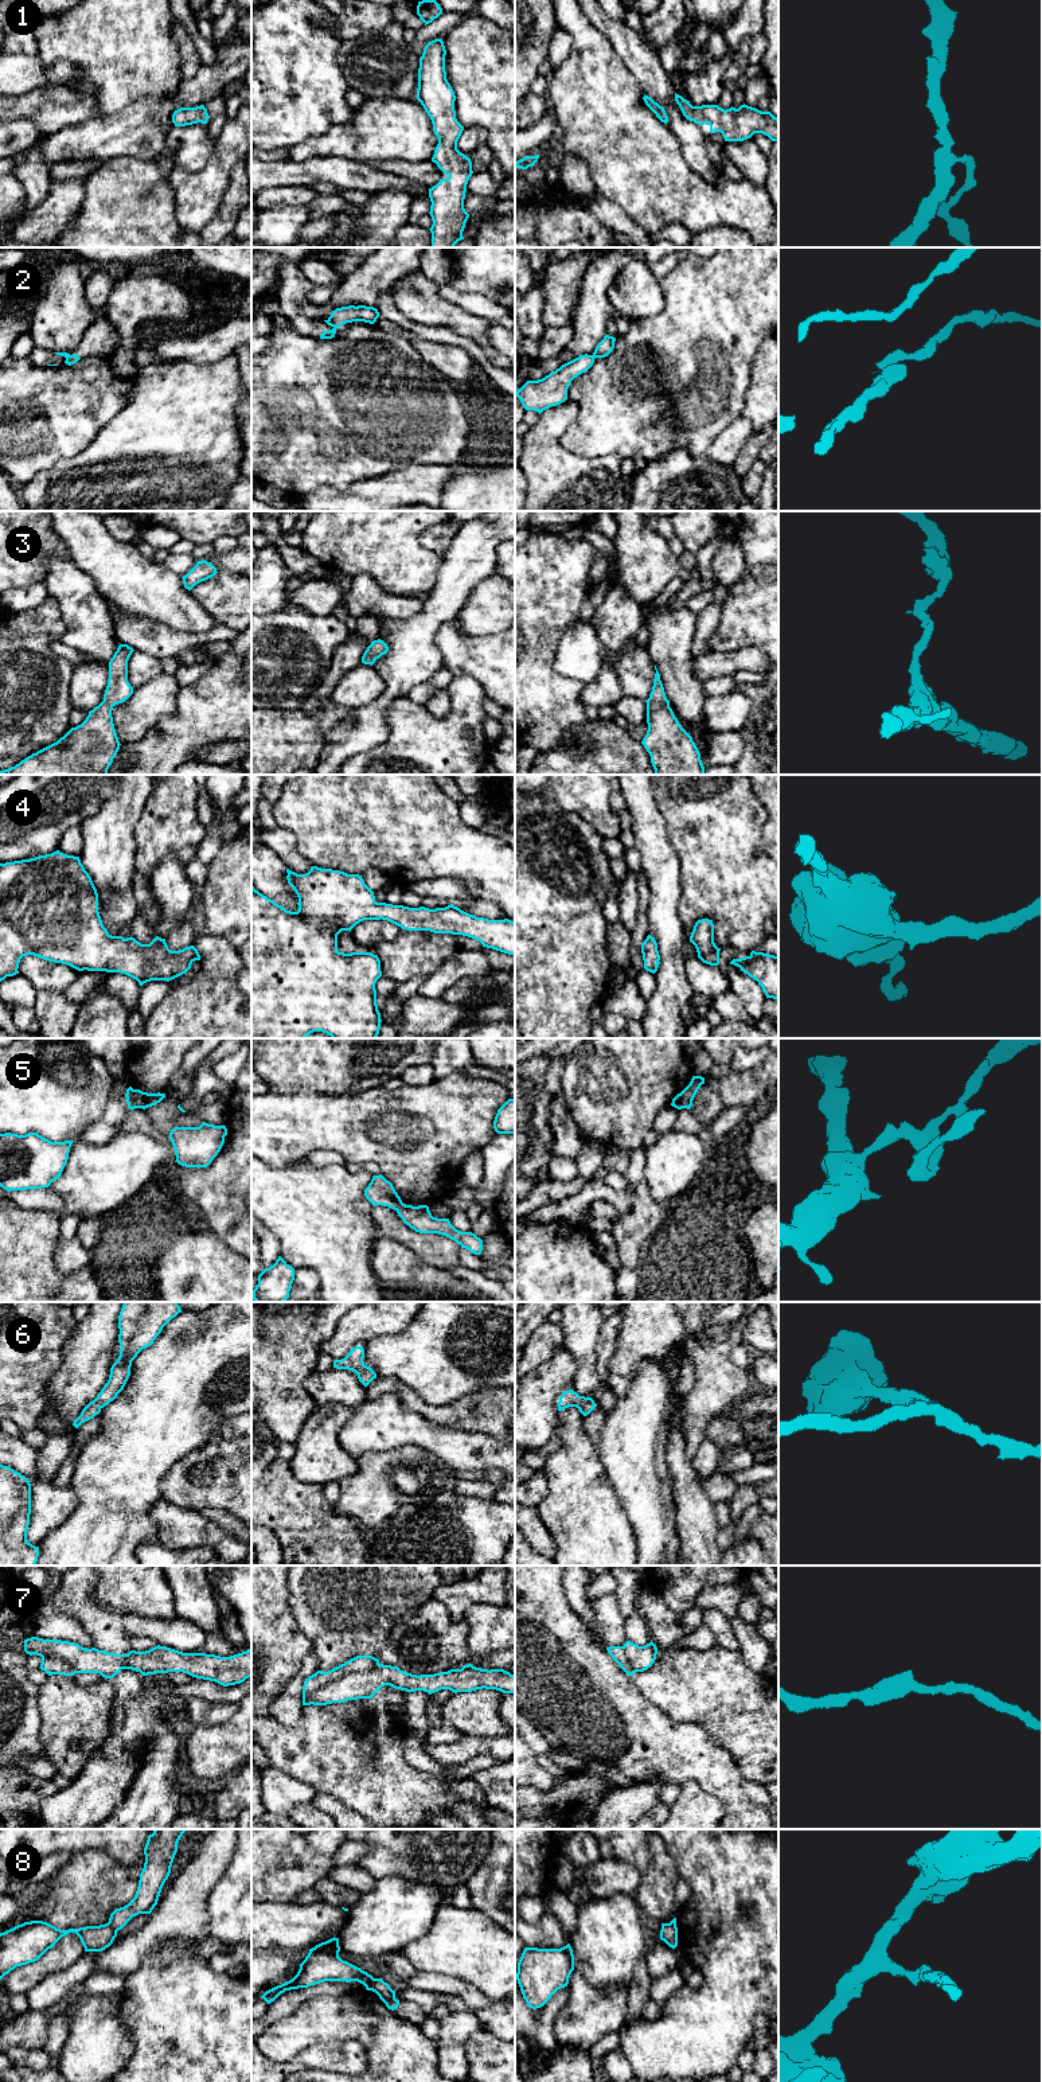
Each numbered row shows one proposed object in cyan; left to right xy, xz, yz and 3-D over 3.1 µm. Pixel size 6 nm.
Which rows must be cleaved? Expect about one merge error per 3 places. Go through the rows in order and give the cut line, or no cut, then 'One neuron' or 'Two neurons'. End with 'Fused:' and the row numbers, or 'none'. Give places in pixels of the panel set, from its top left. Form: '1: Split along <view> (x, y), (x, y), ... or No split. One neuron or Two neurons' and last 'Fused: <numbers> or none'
1: No split. One neuron
2: Split along xz (327, 320), (335, 328). Two neurons
3: No split. One neuron
4: No split. One neuron
5: Split along xy (133, 1090), (136, 1107). Two neurons
6: No split. One neuron
7: No split. One neuron
8: Split along xz (377, 1979), (370, 1989). Two neurons
Fused: 2, 5, 8

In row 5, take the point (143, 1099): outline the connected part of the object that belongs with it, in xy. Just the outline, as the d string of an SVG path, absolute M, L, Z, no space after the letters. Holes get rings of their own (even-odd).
M134 1089L134 1093L136 1093L136 1108L143 1108L143 1110L156 1106L165 1097L165 1093L160 1093L160 1092L148 1093L140 1089Z

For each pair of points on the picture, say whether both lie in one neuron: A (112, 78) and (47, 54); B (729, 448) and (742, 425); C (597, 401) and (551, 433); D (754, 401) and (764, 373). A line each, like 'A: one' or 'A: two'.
A: one
B: one
C: two
D: one

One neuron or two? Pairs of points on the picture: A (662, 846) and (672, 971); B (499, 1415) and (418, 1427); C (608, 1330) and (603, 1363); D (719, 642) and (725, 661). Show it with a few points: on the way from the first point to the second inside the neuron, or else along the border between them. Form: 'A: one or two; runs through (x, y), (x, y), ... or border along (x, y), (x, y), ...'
A: one; runs through (663, 877), (664, 924), (668, 931), (668, 940)
B: two; border along (406, 1410), (418, 1412), (432, 1423), (465, 1431)
C: one; runs through (608, 1338), (604, 1355)
D: two; border along (753, 647), (715, 650), (713, 652)

